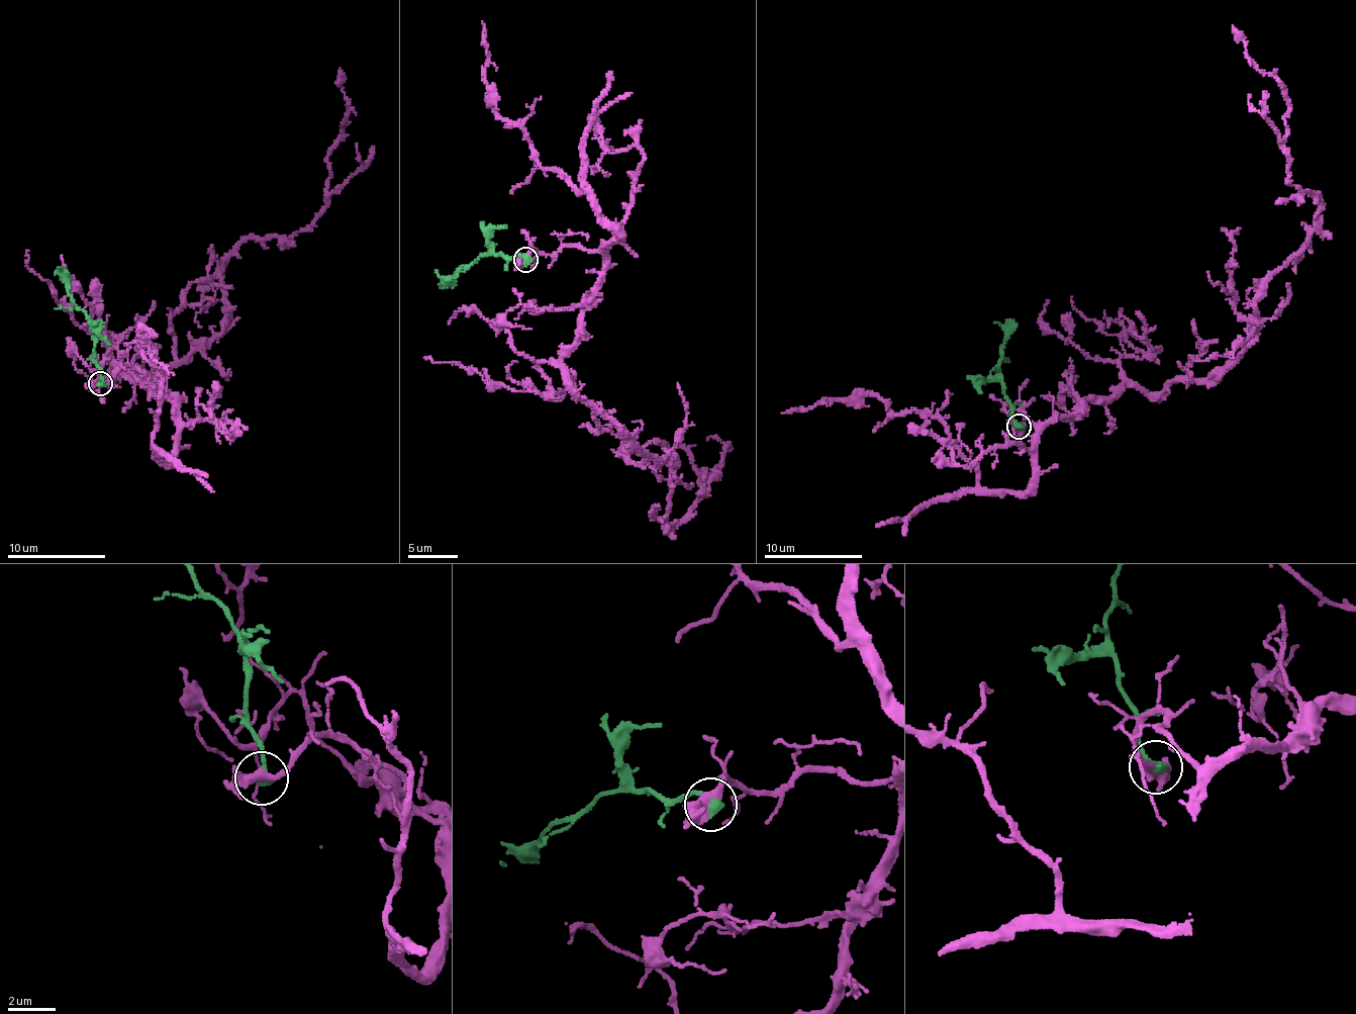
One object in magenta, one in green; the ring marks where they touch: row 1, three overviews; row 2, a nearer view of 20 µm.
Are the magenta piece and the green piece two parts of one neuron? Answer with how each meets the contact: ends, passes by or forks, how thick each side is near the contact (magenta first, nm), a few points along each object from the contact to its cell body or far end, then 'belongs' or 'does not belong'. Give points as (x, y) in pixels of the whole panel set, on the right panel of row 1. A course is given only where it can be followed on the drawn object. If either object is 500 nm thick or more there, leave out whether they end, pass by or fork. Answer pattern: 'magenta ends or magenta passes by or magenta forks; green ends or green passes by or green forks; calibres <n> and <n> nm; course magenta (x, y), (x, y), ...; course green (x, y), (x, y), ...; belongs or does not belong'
magenta forks; green ends; calibres 360 and 420 nm; course magenta (1019, 426), (1019, 403), (1041, 426), (1211, 377), (1310, 236), (1321, 203), (1290, 185), (1289, 100), (1233, 25); course green (1019, 426), (1004, 395), (998, 361), (1005, 333), (994, 323); belongs

